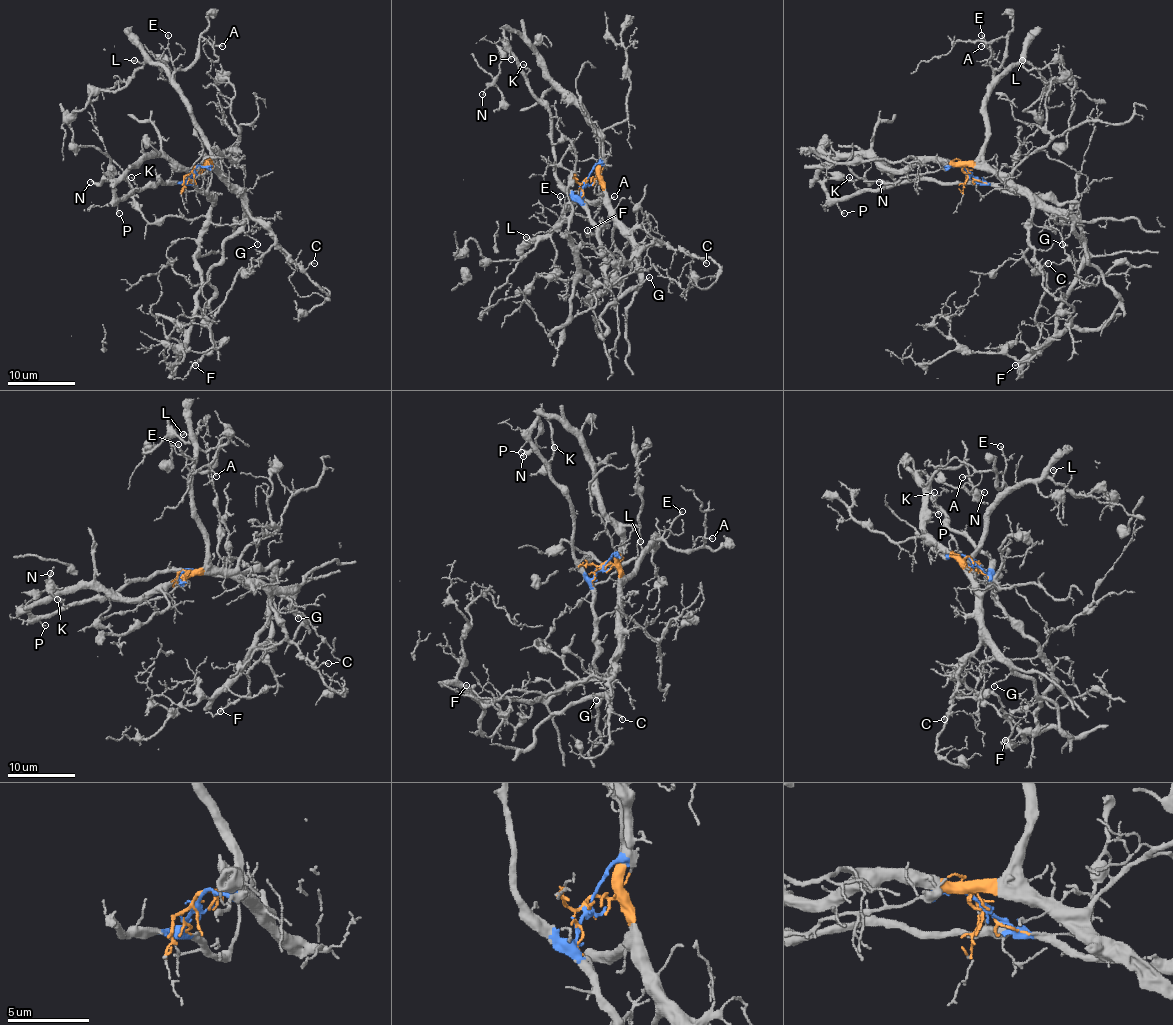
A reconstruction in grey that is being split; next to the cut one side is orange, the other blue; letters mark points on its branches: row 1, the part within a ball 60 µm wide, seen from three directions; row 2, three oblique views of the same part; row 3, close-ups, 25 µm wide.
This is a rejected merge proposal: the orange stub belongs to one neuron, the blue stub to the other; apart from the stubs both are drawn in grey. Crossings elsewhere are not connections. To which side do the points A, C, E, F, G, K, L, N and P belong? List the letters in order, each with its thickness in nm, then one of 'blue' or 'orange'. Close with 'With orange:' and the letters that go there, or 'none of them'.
A: 110 nm thick; orange
C: 160 nm thick; orange
E: 170 nm thick; orange
F: 140 nm thick; orange
G: 110 nm thick; orange
K: 100 nm thick; blue
L: 140 nm thick; orange
N: 120 nm thick; blue
P: 130 nm thick; blue
With orange: A, C, E, F, G, L

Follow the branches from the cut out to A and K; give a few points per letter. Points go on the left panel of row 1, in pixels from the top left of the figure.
A: (193, 171), (211, 159), (211, 154), (173, 75), (195, 60), (198, 39), (222, 46)
K: (193, 171), (186, 183), (164, 183), (159, 179), (139, 190), (134, 190), (137, 184), (130, 178)

